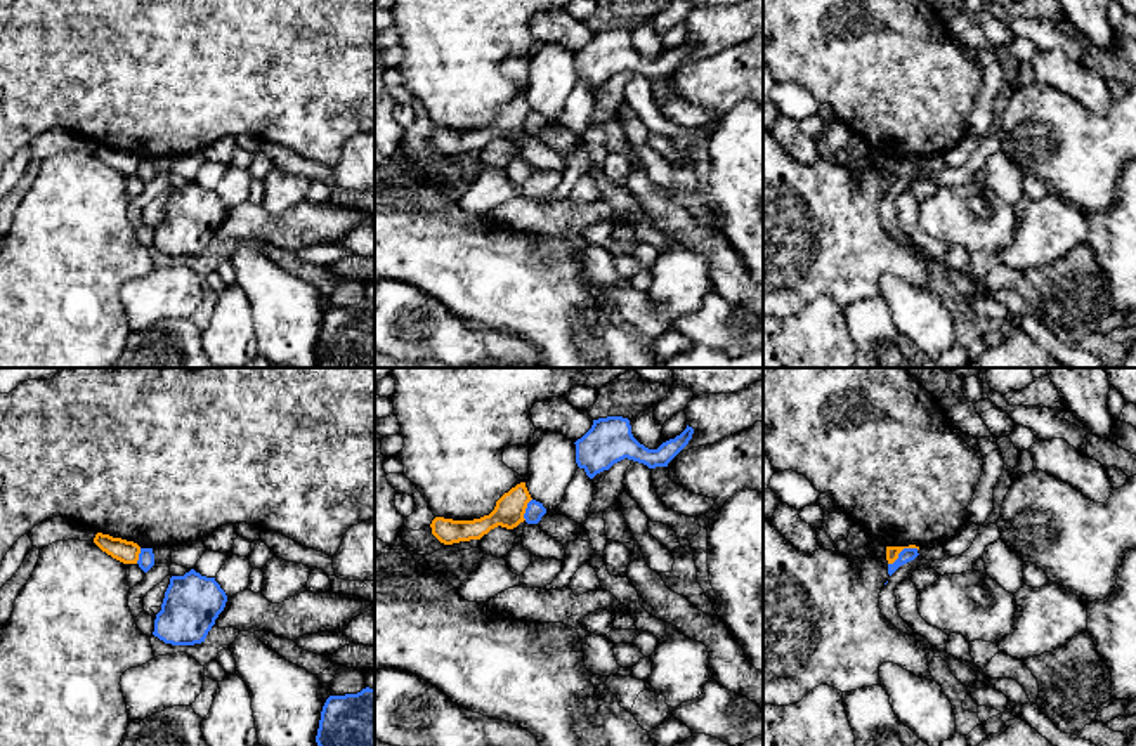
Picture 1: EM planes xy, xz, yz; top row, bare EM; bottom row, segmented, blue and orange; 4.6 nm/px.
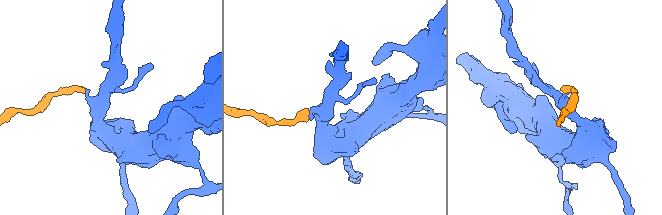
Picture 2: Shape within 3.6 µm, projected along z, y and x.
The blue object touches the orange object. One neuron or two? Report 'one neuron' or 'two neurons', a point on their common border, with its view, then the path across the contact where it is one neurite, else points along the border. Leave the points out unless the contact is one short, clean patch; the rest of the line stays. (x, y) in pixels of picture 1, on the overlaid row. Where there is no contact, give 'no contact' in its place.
two neurons; contact yz (902, 550); border yz (918, 549), (904, 549), (888, 564)

